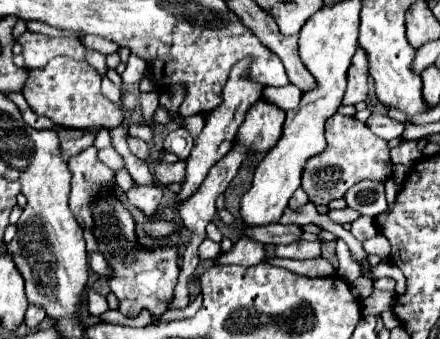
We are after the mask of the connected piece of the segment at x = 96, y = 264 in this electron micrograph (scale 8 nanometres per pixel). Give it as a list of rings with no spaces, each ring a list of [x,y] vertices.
[[[95,252],[90,254],[90,266],[91,269],[99,274],[100,276],[111,277],[111,272],[109,268],[107,268],[107,264],[105,263],[105,259],[103,259],[103,255],[99,252]]]

